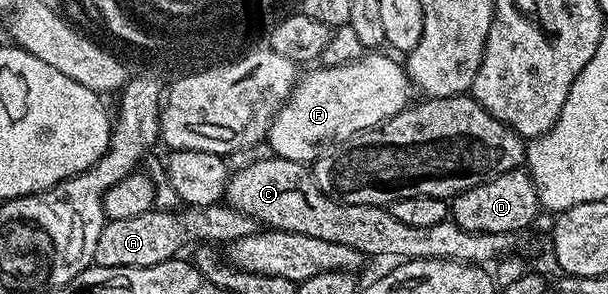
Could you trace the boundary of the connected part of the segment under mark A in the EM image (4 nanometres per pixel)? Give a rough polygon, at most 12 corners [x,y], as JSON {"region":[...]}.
{"region":[[203,207],[107,221],[94,264],[149,267],[203,243]]}

